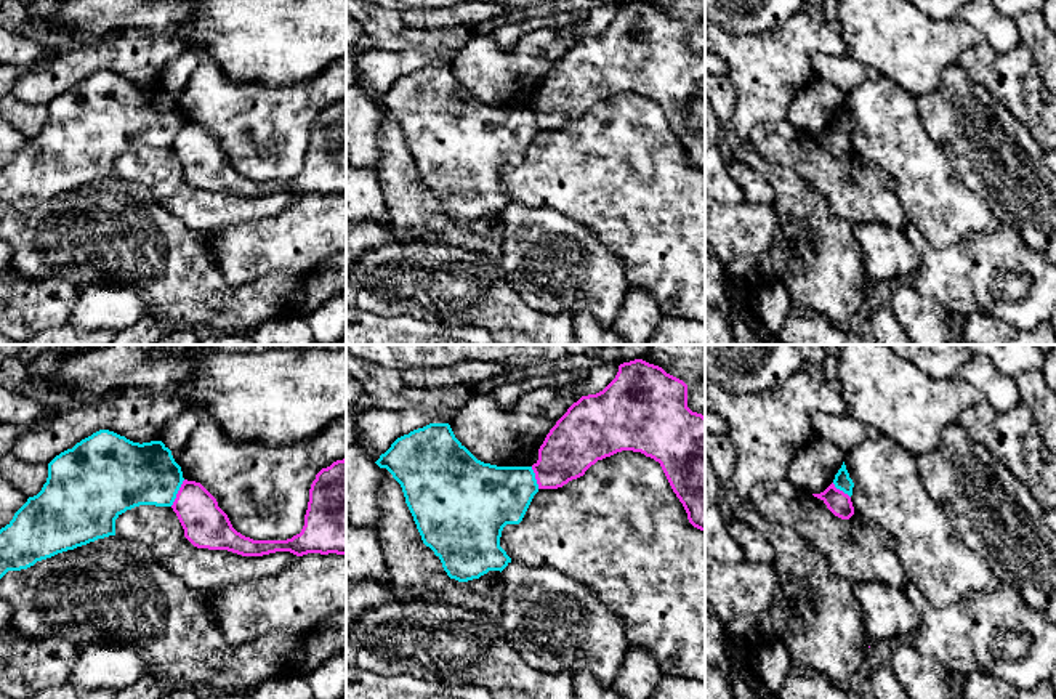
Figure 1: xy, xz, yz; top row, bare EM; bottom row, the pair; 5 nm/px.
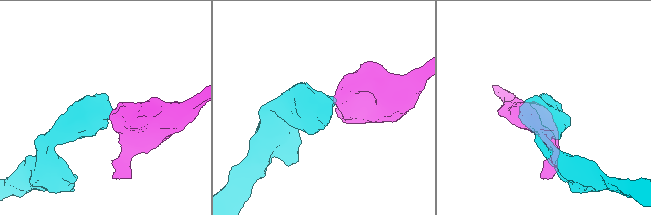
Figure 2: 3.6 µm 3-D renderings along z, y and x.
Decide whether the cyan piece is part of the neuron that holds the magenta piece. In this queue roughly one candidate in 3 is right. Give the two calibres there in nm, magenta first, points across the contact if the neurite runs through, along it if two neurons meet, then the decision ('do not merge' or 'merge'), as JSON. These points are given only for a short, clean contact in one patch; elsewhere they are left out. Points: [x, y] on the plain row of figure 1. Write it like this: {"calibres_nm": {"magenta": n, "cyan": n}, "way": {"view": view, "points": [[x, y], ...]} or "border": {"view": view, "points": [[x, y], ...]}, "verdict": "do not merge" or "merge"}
{"calibres_nm": {"magenta": 220, "cyan": 320}, "border": {"view": "xy", "points": [[185, 121], [170, 146]]}, "verdict": "do not merge"}

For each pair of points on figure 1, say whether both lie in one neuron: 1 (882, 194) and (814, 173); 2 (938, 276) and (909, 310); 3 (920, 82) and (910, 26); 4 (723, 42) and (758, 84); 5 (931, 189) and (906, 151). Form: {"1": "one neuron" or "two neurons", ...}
{"1": "one neuron", "2": "two neurons", "3": "one neuron", "4": "one neuron", "5": "one neuron"}

